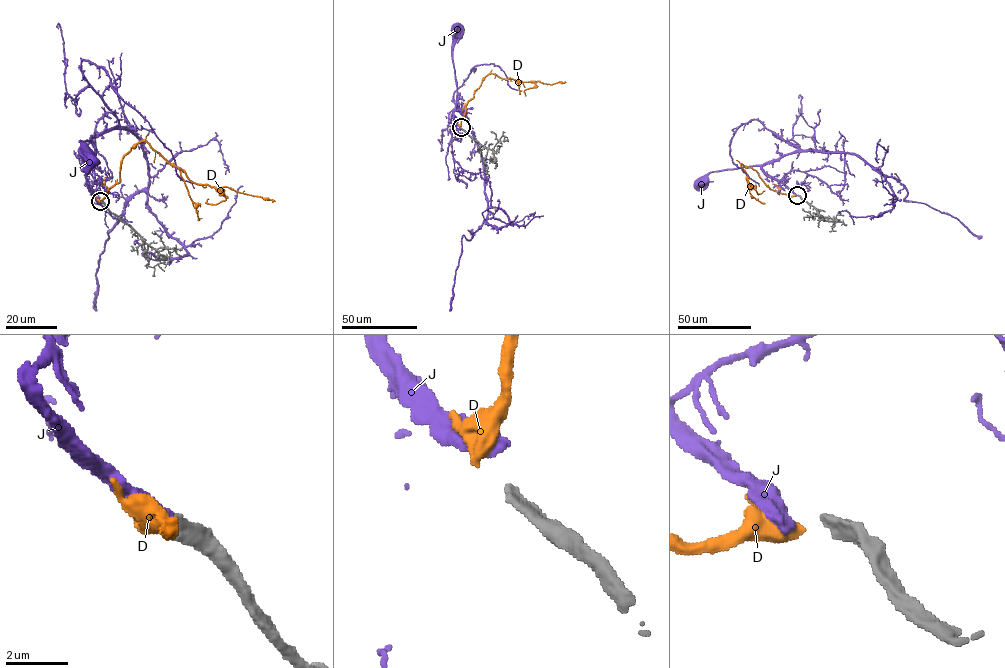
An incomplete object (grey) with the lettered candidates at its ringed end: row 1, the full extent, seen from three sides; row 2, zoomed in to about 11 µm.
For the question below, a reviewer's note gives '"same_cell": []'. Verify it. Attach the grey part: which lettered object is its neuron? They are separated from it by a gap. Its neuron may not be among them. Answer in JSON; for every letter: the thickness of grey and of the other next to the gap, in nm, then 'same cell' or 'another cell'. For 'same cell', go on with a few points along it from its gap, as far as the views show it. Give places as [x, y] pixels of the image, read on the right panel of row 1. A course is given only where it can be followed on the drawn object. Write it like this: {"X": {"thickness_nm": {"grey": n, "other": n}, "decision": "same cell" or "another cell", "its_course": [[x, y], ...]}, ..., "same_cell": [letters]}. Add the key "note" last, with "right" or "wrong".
{"D": {"thickness_nm": {"grey": 380, "other": 440}, "decision": "another cell"}, "J": {"thickness_nm": {"grey": 380, "other": 440}, "decision": "same cell", "its_course": [[796, 195], [760, 166], [712, 171], [700, 182]]}, "same_cell": ["J"], "note": "wrong"}

